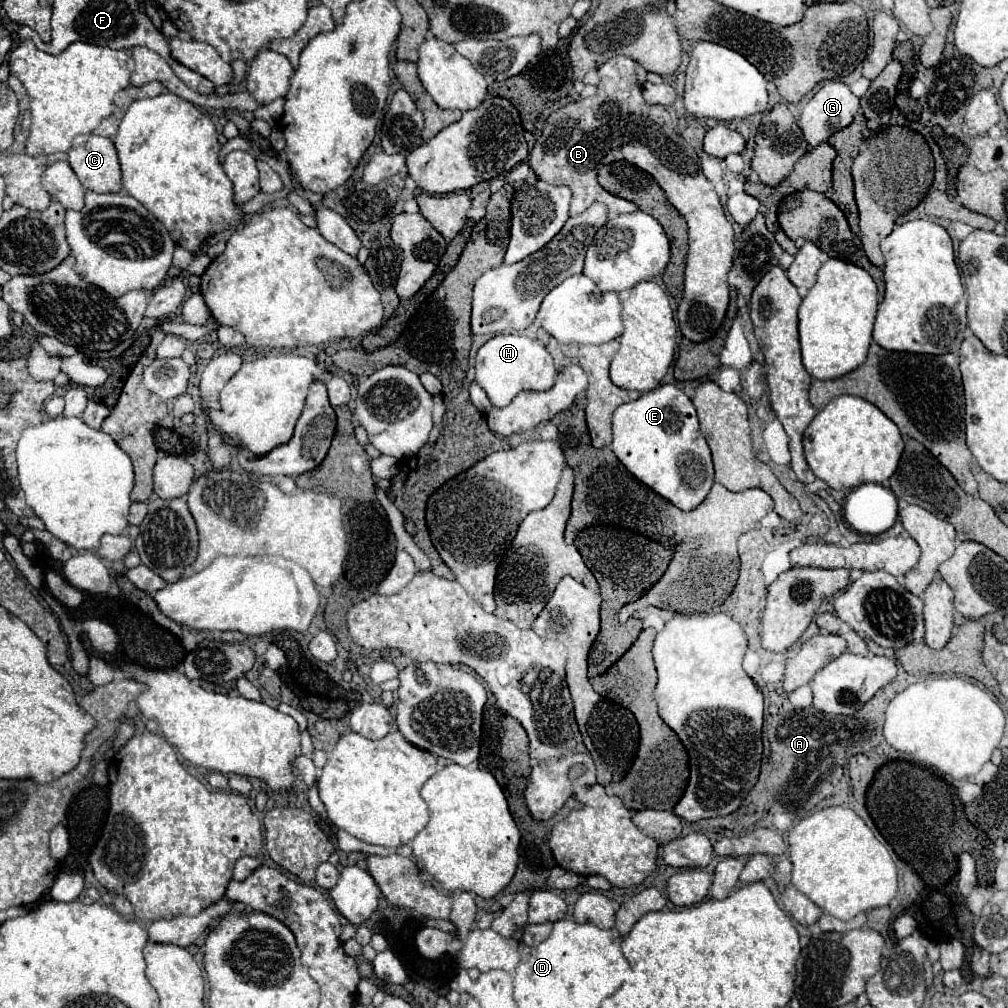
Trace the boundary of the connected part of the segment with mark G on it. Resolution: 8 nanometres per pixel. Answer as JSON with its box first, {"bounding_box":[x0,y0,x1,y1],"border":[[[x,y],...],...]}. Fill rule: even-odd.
{"bounding_box":[797,80,859,147],"border":[[[828,80],[805,105],[797,121],[809,147],[825,143],[833,133],[851,125],[859,111],[859,97],[839,80]]]}

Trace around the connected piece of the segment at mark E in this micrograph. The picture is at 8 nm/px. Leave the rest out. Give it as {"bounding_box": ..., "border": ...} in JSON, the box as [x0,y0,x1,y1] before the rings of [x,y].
{"bounding_box":[611,383,713,511],"border":[[[671,383],[659,385],[653,391],[643,393],[637,401],[631,401],[631,403],[625,403],[625,405],[617,407],[617,411],[613,413],[613,443],[611,443],[611,449],[613,449],[615,457],[641,483],[651,487],[661,497],[669,499],[681,511],[689,511],[695,505],[699,505],[707,497],[707,493],[713,485],[711,451],[707,447],[707,441],[705,441],[703,433],[699,431],[699,421],[697,421],[695,407],[693,407],[691,399],[679,387],[675,387]]]}

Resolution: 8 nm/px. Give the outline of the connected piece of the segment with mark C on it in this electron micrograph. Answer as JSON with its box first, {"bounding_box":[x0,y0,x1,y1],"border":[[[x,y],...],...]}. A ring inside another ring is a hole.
{"bounding_box":[69,135,121,193],"border":[[[79,135],[69,151],[69,165],[85,189],[95,193],[115,193],[121,189],[117,151],[111,139],[99,135]]]}

